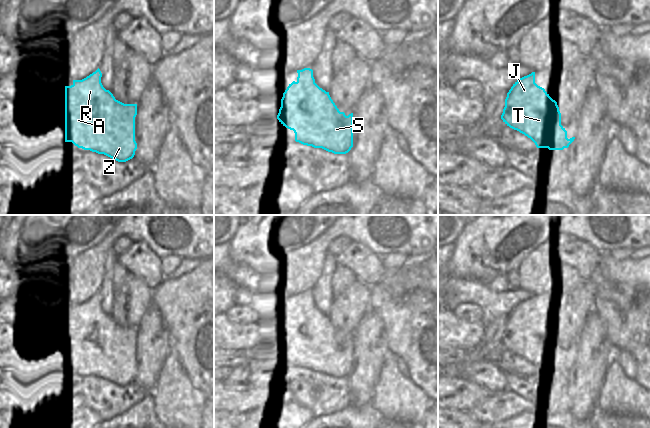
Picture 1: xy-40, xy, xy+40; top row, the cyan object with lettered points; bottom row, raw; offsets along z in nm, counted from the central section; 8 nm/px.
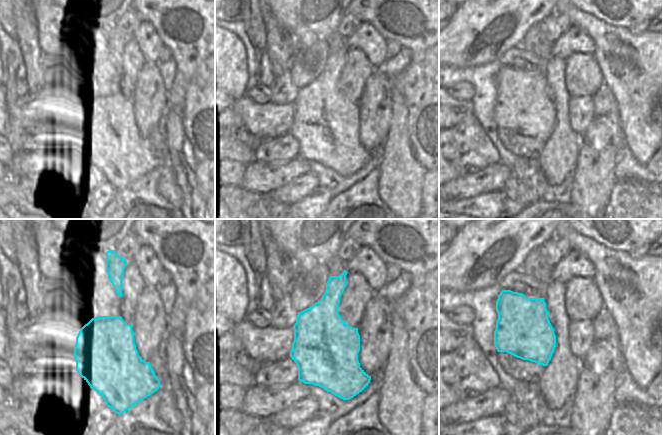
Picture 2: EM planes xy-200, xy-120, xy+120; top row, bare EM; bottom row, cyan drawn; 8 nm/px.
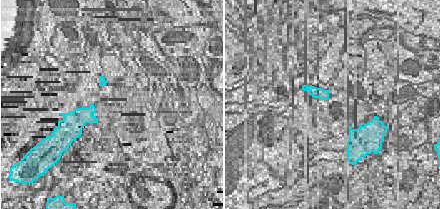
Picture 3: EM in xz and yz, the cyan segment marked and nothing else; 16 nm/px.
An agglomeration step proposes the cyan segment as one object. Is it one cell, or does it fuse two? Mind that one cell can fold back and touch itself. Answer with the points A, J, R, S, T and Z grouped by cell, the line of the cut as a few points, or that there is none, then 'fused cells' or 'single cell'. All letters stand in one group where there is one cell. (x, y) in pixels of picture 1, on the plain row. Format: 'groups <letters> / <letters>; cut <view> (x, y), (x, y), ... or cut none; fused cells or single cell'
groups A J R S T Z; cut none; single cell

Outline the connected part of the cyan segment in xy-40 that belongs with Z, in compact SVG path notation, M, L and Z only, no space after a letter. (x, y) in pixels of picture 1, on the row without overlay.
M98 292L86 302L65 310L65 366L126 386L137 373L137 328L116 324L103 311L101 301Z

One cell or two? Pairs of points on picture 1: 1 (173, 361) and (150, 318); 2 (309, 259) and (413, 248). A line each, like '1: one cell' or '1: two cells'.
1: two cells
2: one cell

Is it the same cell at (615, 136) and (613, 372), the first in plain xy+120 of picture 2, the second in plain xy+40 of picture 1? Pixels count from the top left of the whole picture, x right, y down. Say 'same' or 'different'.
different

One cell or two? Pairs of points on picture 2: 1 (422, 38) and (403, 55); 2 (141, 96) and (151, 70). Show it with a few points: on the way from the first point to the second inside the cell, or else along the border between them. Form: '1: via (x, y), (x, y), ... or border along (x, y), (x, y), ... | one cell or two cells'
1: border along (402, 47), (405, 47), (414, 55) | two cells
2: via (147, 90), (149, 88), (149, 76) | one cell

